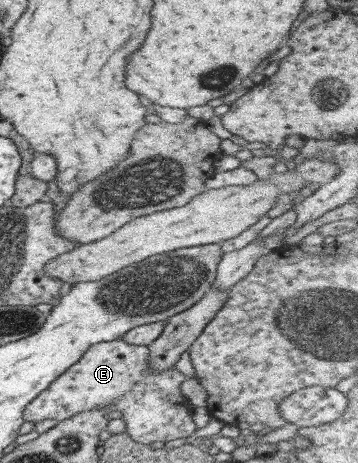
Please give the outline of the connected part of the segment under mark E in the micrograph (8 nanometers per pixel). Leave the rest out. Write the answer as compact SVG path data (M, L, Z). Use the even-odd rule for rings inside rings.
M120 338L90 345L77 363L25 406L22 418L33 423L47 418L59 422L81 411L110 405L112 411L119 411L128 420L124 431L134 443L166 442L193 435L193 407L180 392L180 383L186 377L173 366L163 373L149 373L147 355L147 346L125 343Z

